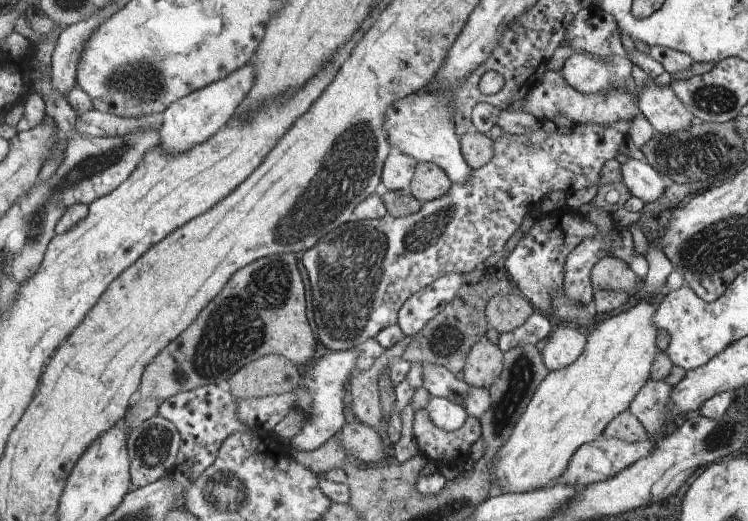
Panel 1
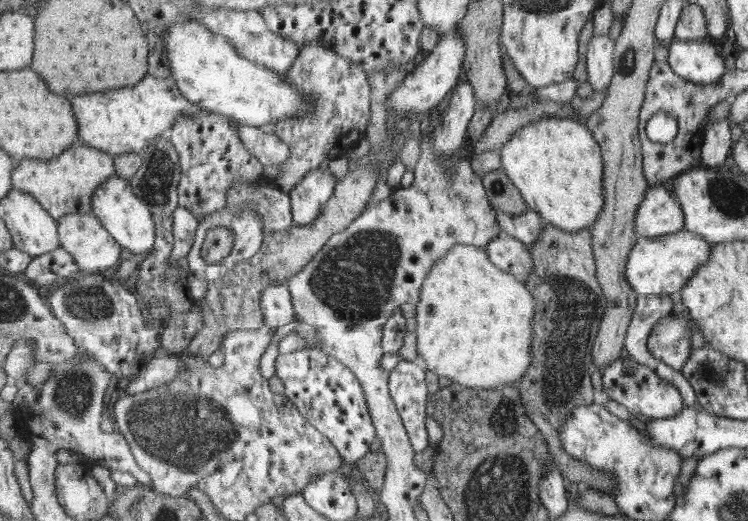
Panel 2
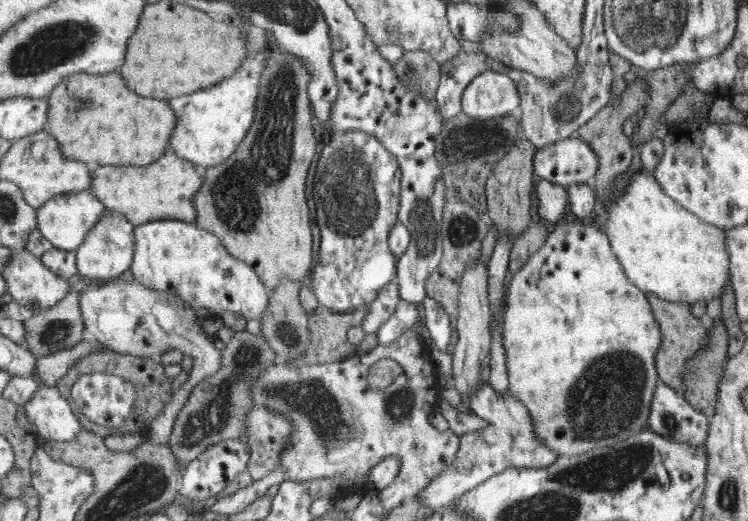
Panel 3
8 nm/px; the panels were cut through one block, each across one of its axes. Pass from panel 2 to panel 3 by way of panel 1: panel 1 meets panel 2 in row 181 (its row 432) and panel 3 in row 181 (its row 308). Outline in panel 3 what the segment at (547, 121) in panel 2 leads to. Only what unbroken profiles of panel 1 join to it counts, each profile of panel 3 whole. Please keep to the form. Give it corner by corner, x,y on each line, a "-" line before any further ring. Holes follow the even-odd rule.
636,174
629,181
627,186
623,188
623,192
616,196
616,199
612,202
612,206
608,208
608,224
606,228
607,237
609,241
612,242
613,252
616,253
617,258
620,260
620,263
623,265
625,272
628,273
628,277
646,293
653,293
655,296
665,299
666,301
673,302
683,302
687,304
696,303
697,301
707,301
713,297
721,296
721,288
727,283
727,280
730,280
731,269
729,269
729,256
727,245
728,242
725,241
724,230
717,228
715,225
707,224
697,217
694,213
685,209
682,205
677,204
676,201
666,194
663,189
660,187
658,181
656,181
651,174

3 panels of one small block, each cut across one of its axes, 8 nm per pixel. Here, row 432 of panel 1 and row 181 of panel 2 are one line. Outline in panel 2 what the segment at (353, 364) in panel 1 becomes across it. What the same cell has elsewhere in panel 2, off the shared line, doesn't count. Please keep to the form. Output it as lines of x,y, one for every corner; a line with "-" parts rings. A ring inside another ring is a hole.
329,170
308,173
290,192
292,197
294,223
293,226
307,226
320,214
322,206
335,192
338,180

